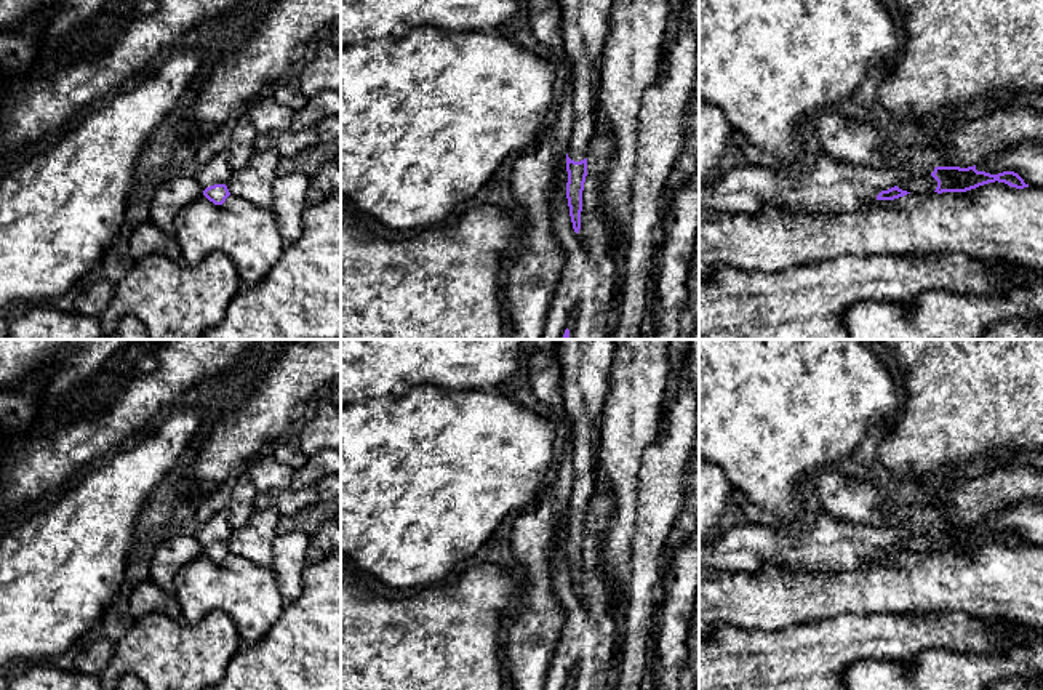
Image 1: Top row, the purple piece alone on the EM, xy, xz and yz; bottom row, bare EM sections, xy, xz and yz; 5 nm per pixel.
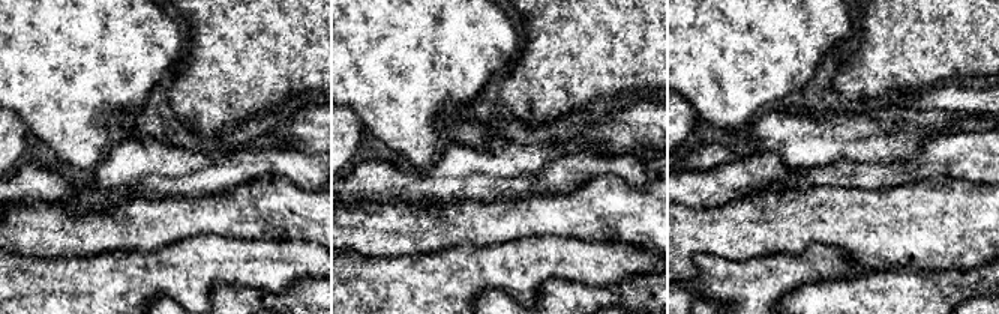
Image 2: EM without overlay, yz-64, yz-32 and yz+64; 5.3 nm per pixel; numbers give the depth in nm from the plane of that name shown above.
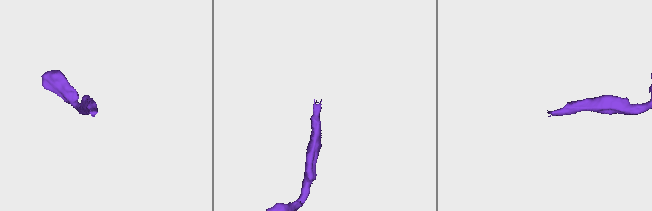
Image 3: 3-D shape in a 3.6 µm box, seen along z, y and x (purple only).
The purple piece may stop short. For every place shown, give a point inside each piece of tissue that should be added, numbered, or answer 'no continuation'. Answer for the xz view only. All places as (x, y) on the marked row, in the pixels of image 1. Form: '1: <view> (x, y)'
1: xz (584, 23)

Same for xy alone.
1: xy (216, 172)

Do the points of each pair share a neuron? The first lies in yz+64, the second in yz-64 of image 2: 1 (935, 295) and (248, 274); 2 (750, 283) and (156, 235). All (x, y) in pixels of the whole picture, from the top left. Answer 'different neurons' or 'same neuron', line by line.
1: different neurons
2: different neurons

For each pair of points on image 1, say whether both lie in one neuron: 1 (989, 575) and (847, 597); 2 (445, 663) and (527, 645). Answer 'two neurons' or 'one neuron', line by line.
1: one neuron
2: two neurons

